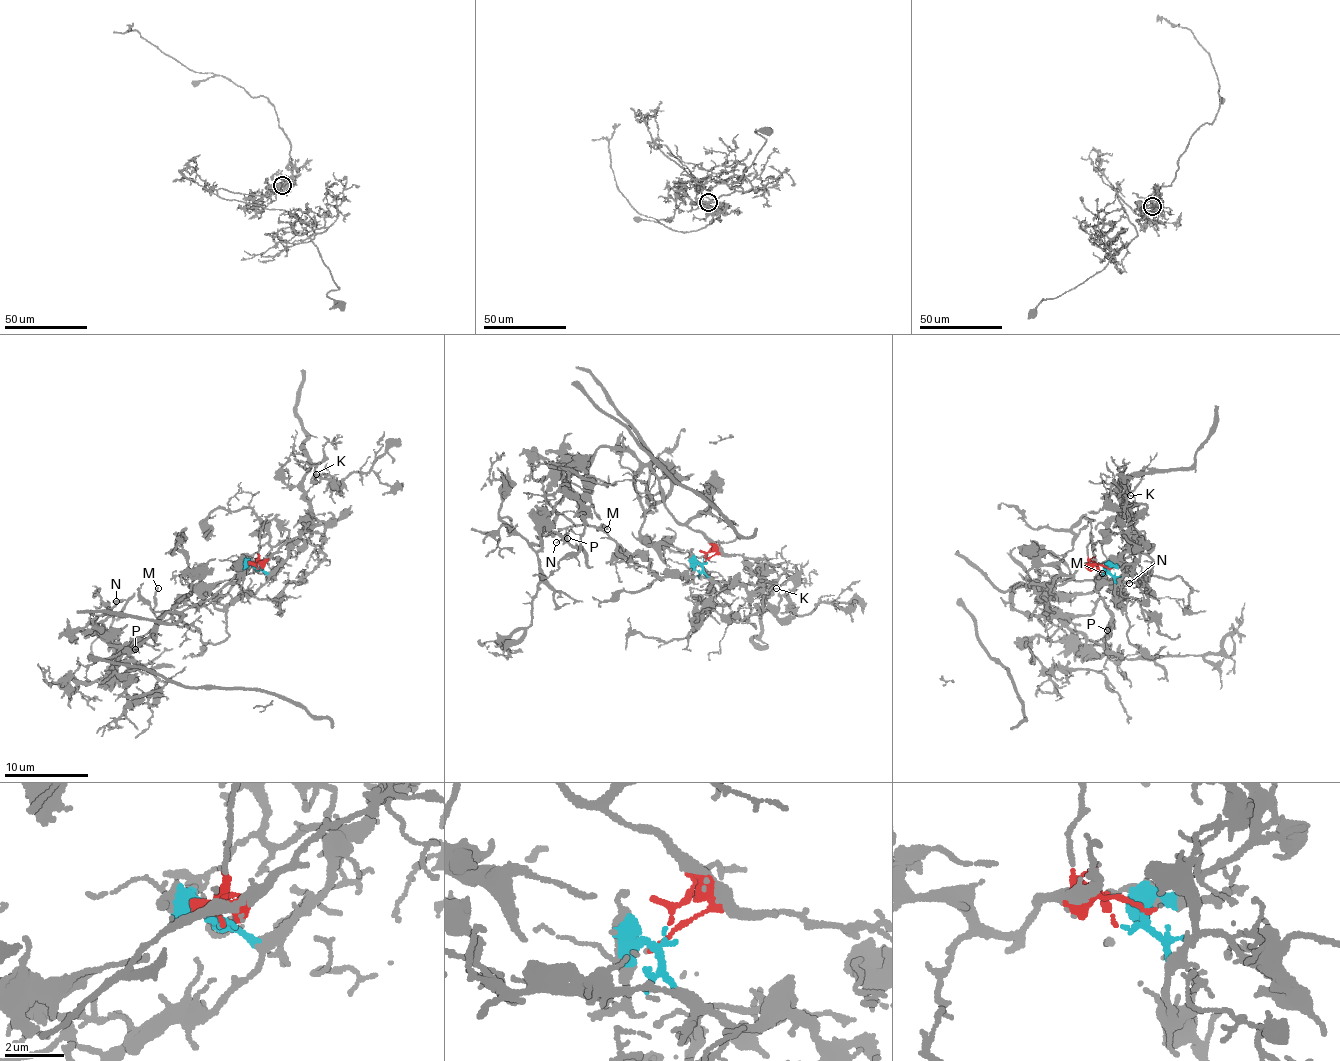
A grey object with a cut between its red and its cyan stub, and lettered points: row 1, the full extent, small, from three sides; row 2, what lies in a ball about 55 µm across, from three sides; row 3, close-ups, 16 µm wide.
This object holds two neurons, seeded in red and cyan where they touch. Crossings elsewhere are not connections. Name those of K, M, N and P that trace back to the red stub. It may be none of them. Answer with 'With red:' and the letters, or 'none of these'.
With red: M, N, P

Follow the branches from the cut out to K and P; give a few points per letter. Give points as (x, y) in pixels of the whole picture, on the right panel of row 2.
K: (1101, 573), (1111, 574), (1115, 582), (1123, 573), (1120, 558), (1129, 539), (1129, 518), (1136, 511), (1131, 495)
P: (1101, 571), (1088, 561), (1057, 586), (1021, 582), (1010, 603), (1019, 610), (1060, 615), (1091, 641), (1108, 629)

